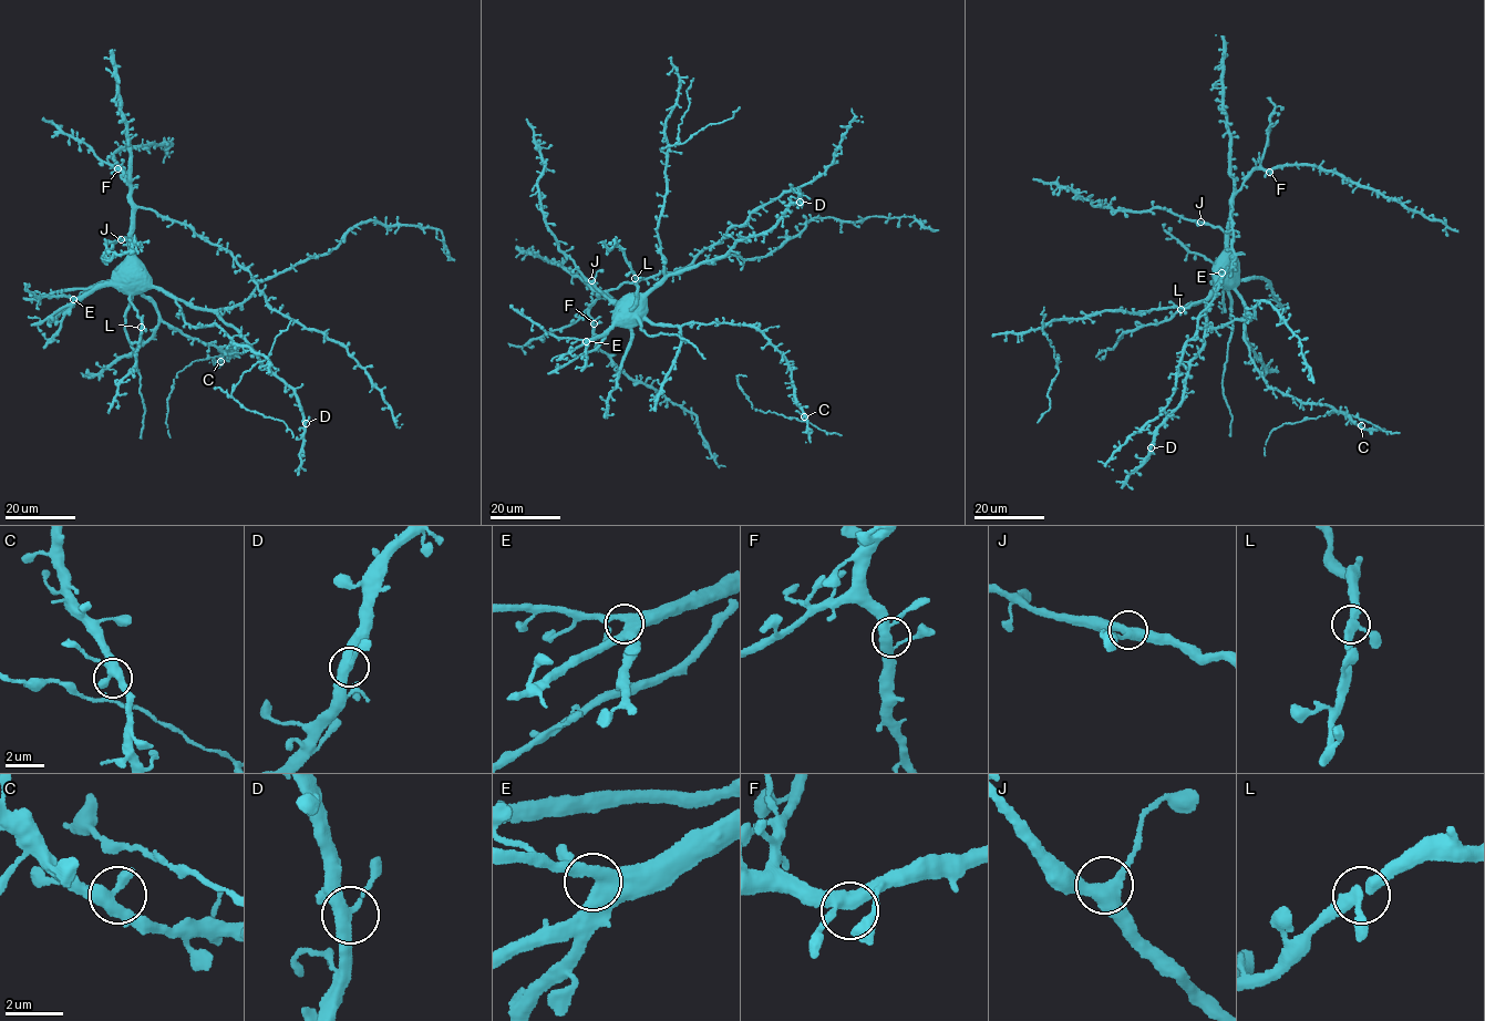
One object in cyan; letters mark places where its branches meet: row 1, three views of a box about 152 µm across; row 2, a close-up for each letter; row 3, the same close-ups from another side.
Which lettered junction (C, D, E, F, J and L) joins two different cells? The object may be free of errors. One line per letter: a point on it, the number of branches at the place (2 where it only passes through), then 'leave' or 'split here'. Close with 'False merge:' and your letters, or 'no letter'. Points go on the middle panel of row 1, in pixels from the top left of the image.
C: (804, 416) | 3 | leave
D: (800, 202) | 3 | leave
E: (586, 341) | 3 | leave
F: (594, 323) | 3 | leave
J: (591, 280) | 3 | leave
L: (635, 278) | 3 | leave
False merge: no letter

